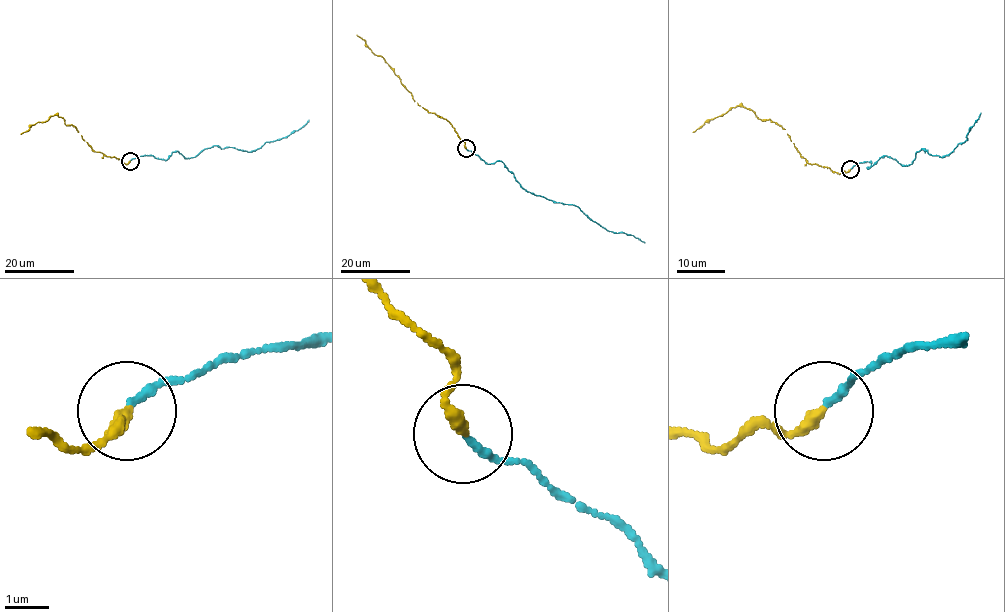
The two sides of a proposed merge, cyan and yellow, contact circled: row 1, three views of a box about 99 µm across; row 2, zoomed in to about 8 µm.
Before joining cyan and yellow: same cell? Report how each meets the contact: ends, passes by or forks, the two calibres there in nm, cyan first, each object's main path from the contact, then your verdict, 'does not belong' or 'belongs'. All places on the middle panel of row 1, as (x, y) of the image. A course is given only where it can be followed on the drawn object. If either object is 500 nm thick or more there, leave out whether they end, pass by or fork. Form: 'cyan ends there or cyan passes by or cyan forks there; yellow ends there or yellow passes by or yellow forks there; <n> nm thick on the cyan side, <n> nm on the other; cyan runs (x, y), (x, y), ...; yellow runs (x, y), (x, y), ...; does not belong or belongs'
cyan ends there; yellow ends there; 170 nm thick on the cyan side, 280 nm on the other; cyan runs (466, 148), (488, 164), (501, 161), (527, 190), (549, 200), (575, 205), (609, 231), (630, 234), (645, 242); yellow runs (466, 148), (451, 123), (414, 102), (392, 68), (356, 35); belongs

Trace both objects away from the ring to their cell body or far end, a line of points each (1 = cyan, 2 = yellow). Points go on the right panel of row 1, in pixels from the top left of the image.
1: (850, 169), (872, 162), (867, 168), (885, 156), (908, 166), (921, 149), (944, 157), (965, 142), (980, 113)
2: (850, 169), (838, 174), (826, 167), (808, 163), (785, 129), (738, 105), (710, 119), (693, 132)

